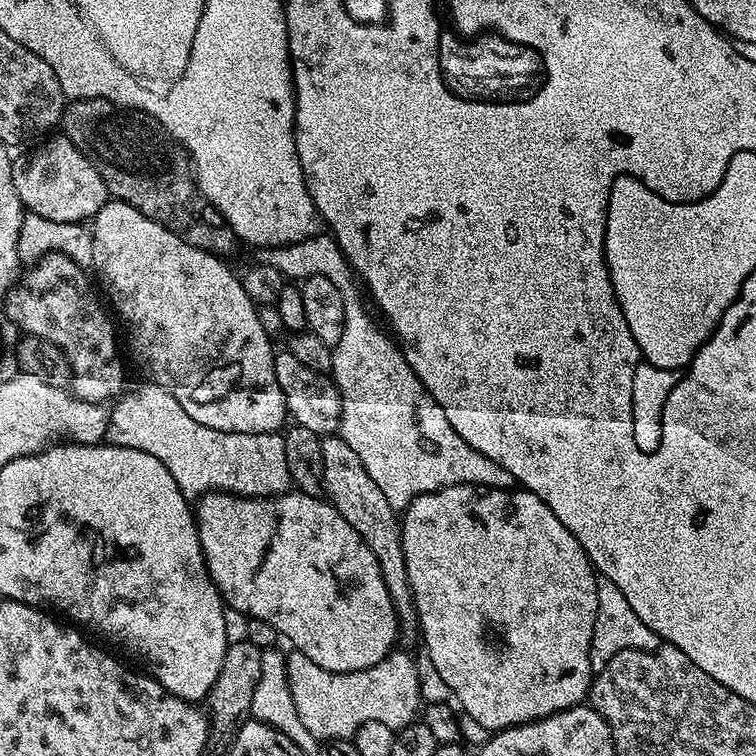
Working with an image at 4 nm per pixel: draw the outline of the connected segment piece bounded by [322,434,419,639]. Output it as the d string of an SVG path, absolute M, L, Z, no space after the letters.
M338 434L323 437L322 462L324 491L329 503L358 531L359 536L378 558L383 581L399 618L401 637L416 638L419 635L419 620L416 604L412 600L412 588L409 586L405 552L401 546L401 523L396 509L390 506L385 494L366 473L358 454L354 454L354 450L350 450L350 446L346 446L346 442Z

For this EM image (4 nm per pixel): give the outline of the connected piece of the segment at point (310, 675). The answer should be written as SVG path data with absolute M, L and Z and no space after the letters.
M291 651L285 657L287 681L295 709L306 730L310 730L318 742L323 742L355 737L356 731L368 721L381 722L394 730L413 723L422 706L420 674L415 662L400 651L392 651L366 671L342 673L323 670L301 652Z

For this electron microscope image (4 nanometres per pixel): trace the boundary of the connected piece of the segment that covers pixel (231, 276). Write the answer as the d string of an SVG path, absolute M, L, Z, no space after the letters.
M109 199L108 203L98 210L98 214L91 221L90 231L93 240L93 262L91 267L100 275L106 291L112 295L111 307L120 314L128 326L128 348L132 356L144 367L144 372L149 381L166 392L172 392L174 398L178 398L178 404L182 406L184 415L194 418L196 422L202 422L202 426L210 426L219 432L241 432L242 434L258 434L263 437L267 432L279 433L285 427L284 419L288 416L290 402L284 397L284 391L280 385L278 375L278 363L272 357L272 344L264 337L264 324L260 321L257 305L252 303L246 290L242 290L240 276L237 273L228 272L223 259L214 256L210 252L204 252L200 248L190 246L182 238L178 238L170 230L166 230L156 220L146 218L134 206L130 206L121 200Z

